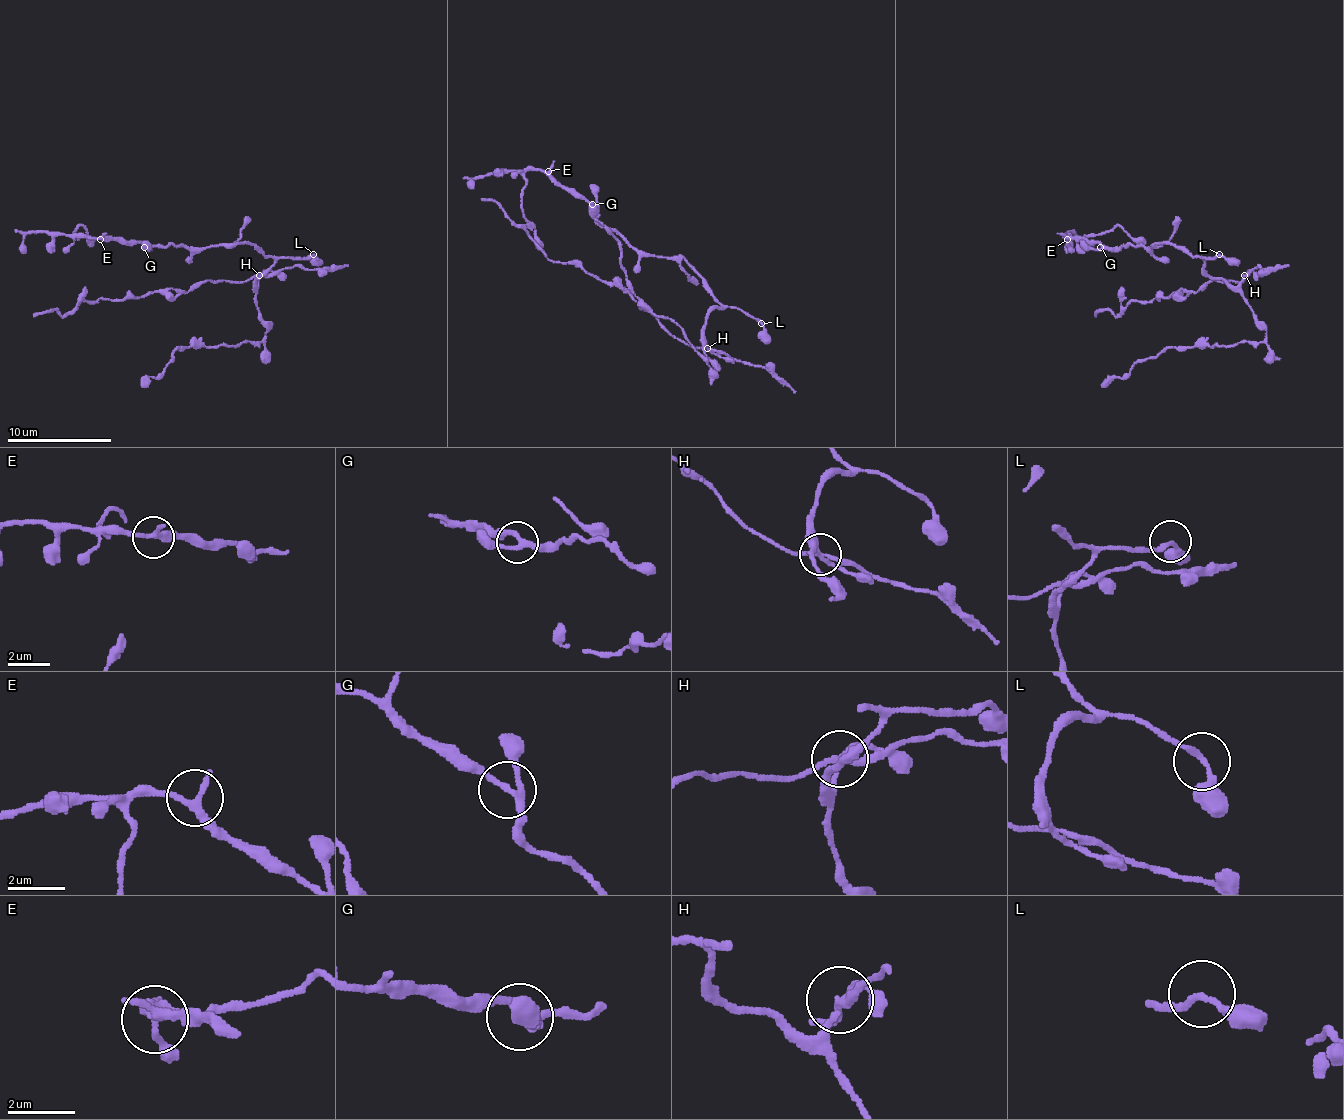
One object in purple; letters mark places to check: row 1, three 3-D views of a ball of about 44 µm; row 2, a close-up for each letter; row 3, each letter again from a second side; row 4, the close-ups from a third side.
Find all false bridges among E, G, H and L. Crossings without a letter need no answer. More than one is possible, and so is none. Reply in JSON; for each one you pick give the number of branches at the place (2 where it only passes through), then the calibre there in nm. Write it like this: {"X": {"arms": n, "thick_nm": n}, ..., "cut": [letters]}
{"H": {"arms": 3, "thick_nm": 180}, "cut": ["H"]}

